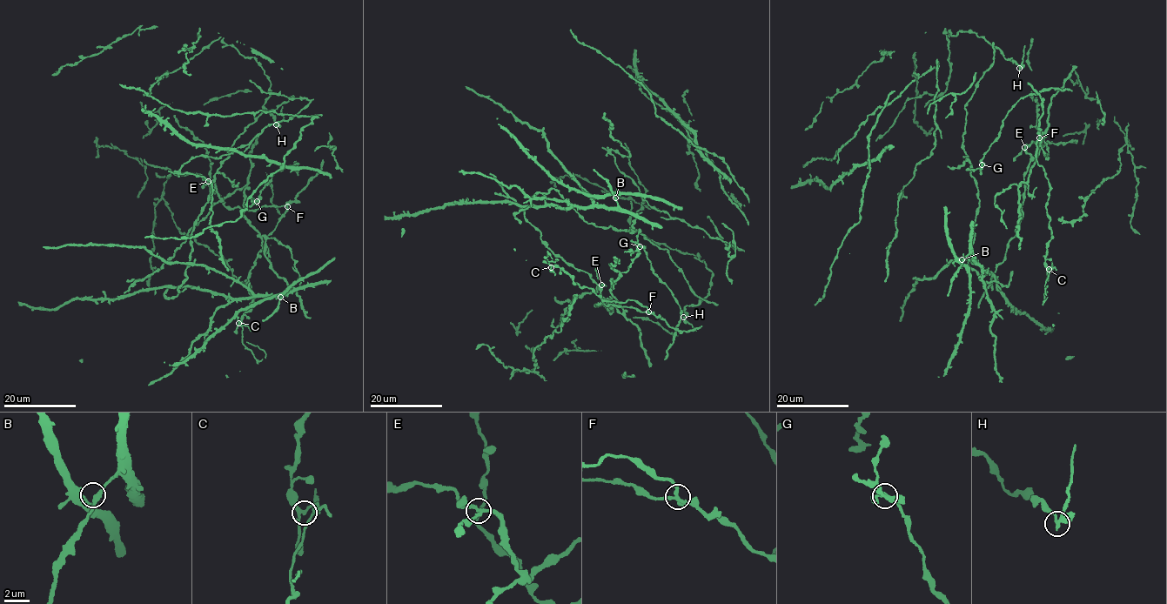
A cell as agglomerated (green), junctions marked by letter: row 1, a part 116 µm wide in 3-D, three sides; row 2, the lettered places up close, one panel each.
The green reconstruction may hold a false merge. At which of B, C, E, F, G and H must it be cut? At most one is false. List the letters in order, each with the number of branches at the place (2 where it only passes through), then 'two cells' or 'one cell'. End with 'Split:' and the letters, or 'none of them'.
B: branches 3; one cell
C: branches 4; two cells
E: branches 3; one cell
F: branches 3; one cell
G: branches 4; one cell
H: branches 3; one cell
Split: C

